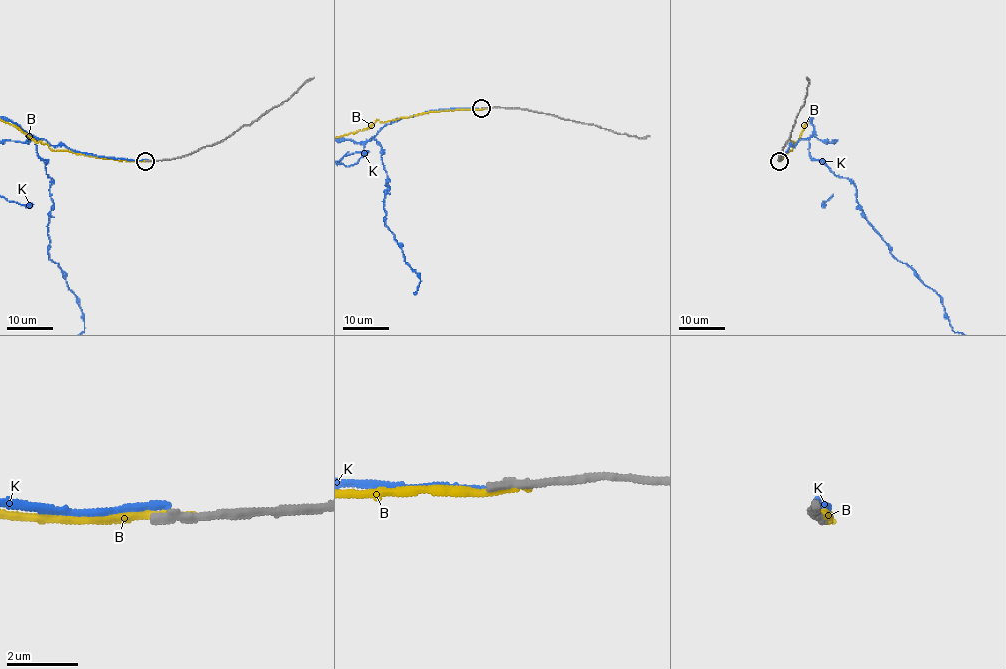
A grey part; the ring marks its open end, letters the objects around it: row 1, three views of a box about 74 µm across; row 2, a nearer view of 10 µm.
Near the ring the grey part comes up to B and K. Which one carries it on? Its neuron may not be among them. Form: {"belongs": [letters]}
{"belongs": []}

